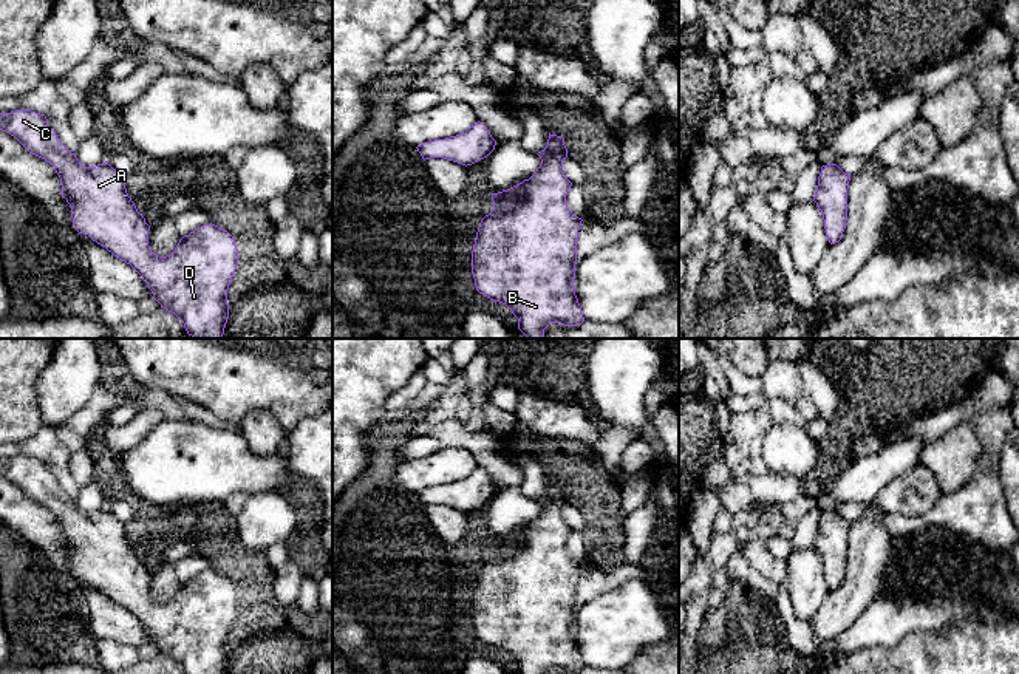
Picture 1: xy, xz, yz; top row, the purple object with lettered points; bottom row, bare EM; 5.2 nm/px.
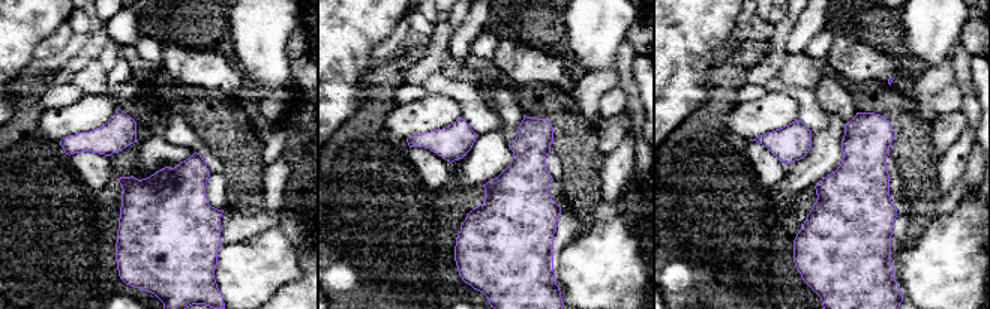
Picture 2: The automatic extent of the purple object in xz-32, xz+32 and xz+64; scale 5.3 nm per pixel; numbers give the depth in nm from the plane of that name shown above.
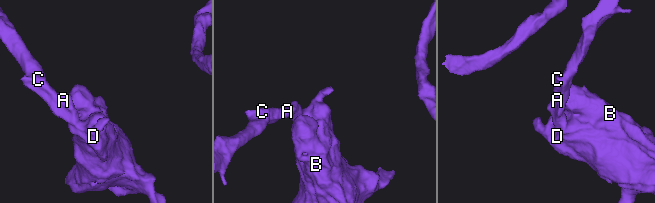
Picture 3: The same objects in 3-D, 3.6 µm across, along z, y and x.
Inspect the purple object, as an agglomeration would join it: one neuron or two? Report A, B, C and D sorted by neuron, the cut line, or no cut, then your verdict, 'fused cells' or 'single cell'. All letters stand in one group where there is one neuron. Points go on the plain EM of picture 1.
A B C D | no cut | single cell

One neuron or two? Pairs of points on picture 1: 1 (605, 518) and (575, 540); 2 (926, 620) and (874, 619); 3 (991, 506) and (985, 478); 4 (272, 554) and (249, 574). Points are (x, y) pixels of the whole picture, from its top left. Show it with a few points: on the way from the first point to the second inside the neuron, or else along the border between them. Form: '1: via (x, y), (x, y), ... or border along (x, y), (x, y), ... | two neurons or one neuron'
1: border along (582, 532), (585, 563) | two neurons
2: via (914, 619), (886, 619) | one neuron
3: via (985, 500), (985, 484) | one neuron
4: border along (263, 552), (272, 571) | two neurons

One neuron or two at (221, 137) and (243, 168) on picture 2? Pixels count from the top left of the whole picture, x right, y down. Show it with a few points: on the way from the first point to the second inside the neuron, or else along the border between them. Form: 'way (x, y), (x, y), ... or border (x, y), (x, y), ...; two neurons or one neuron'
way (228, 144), (243, 161); one neuron

